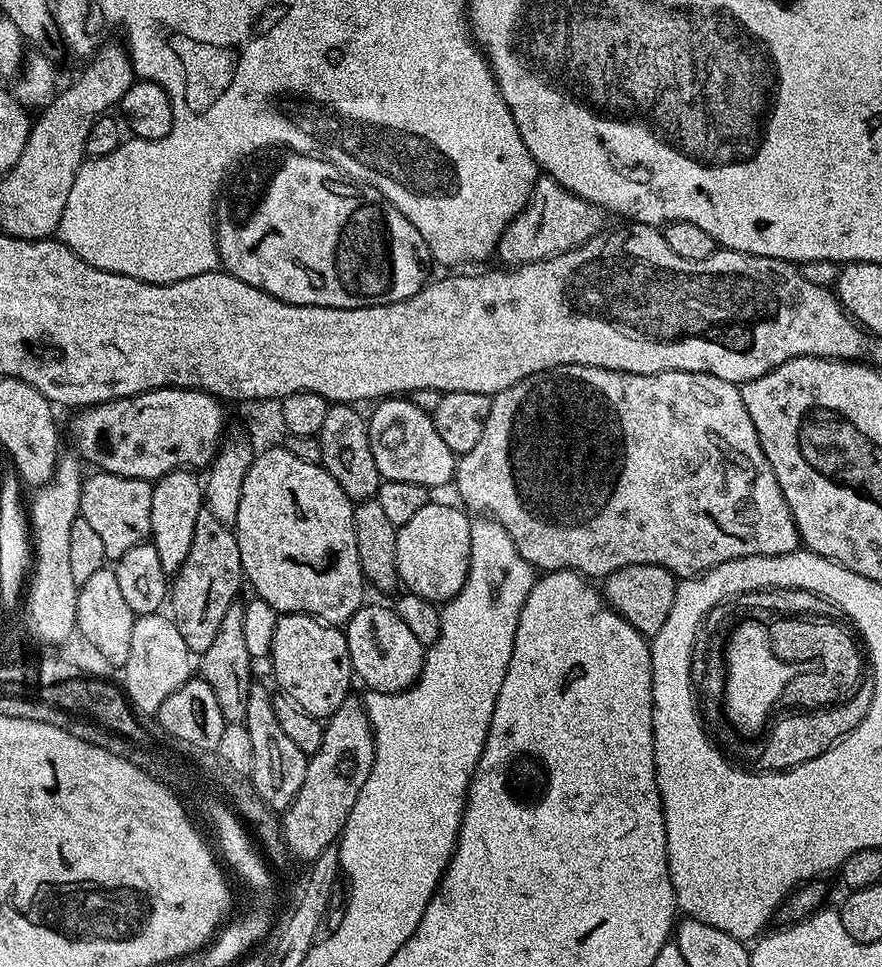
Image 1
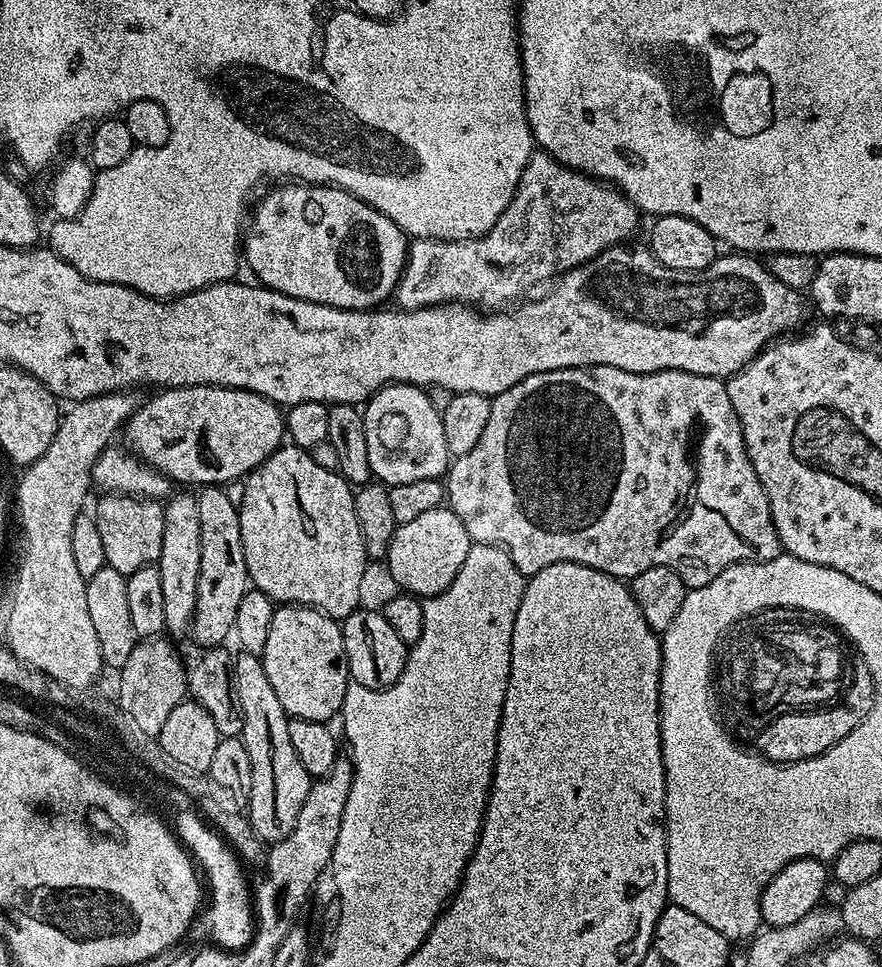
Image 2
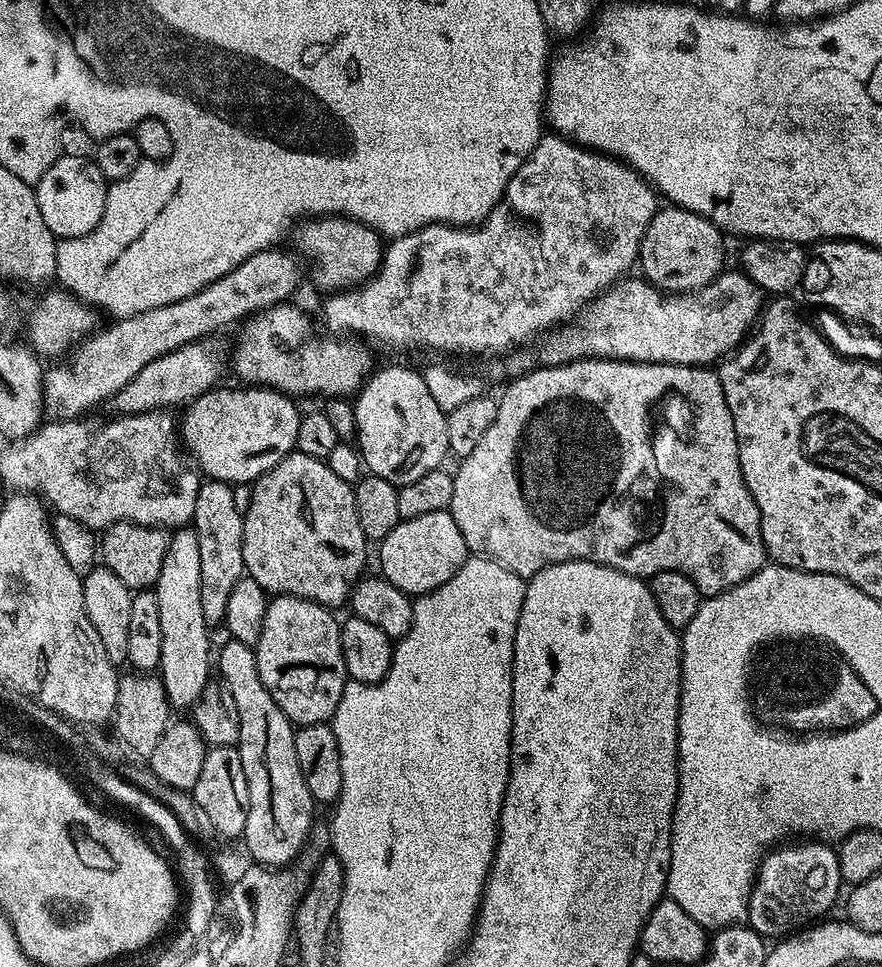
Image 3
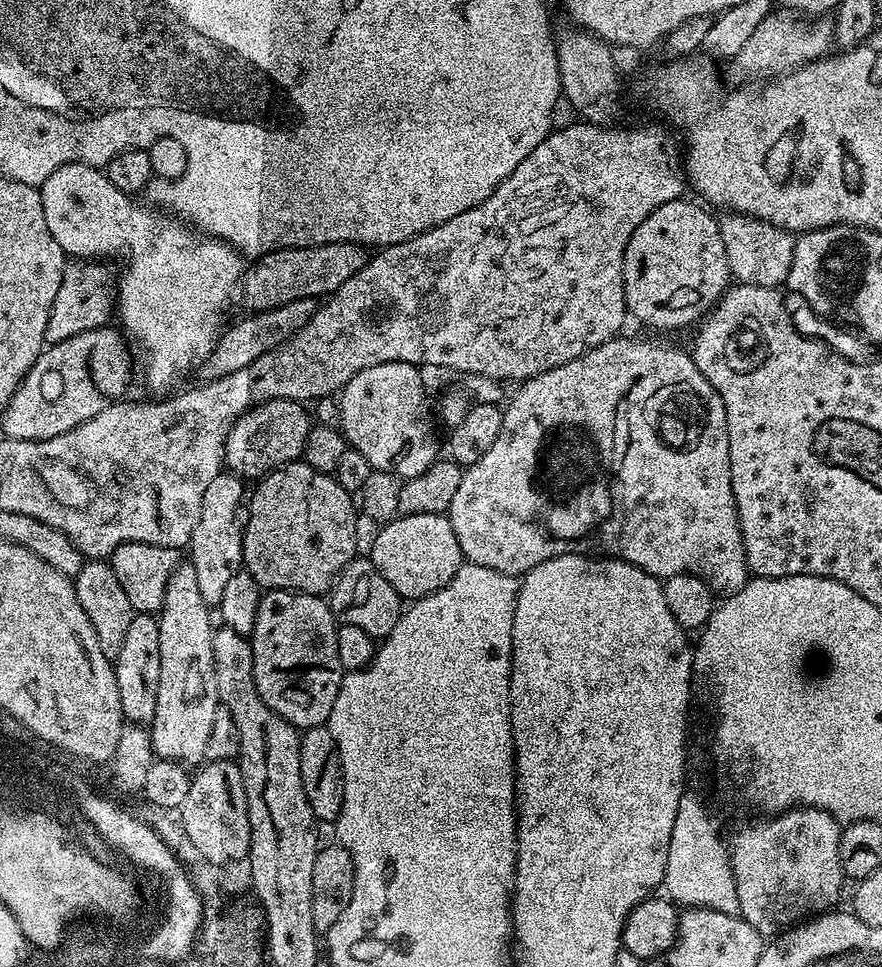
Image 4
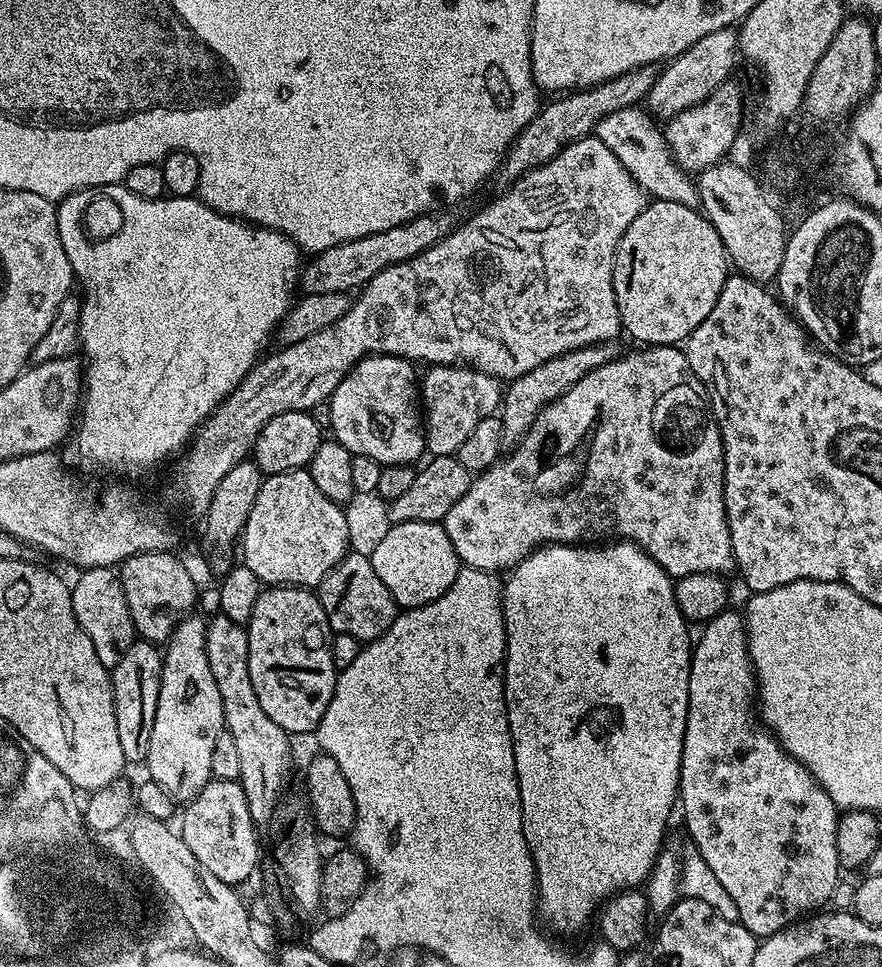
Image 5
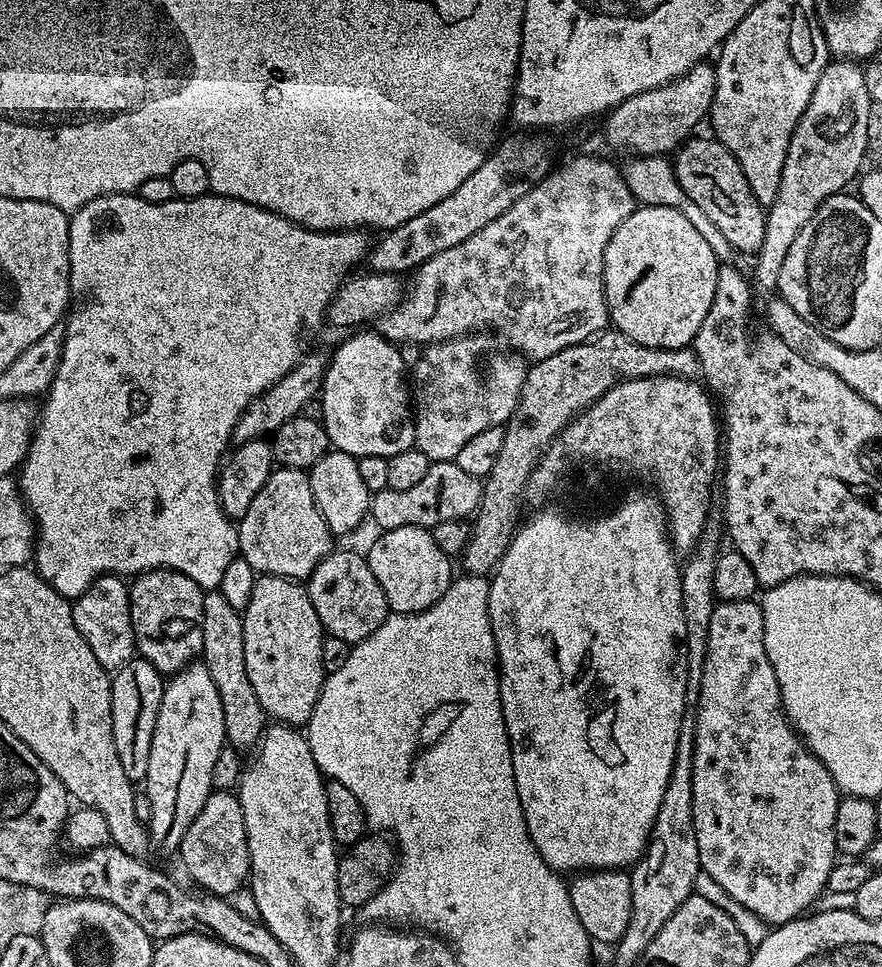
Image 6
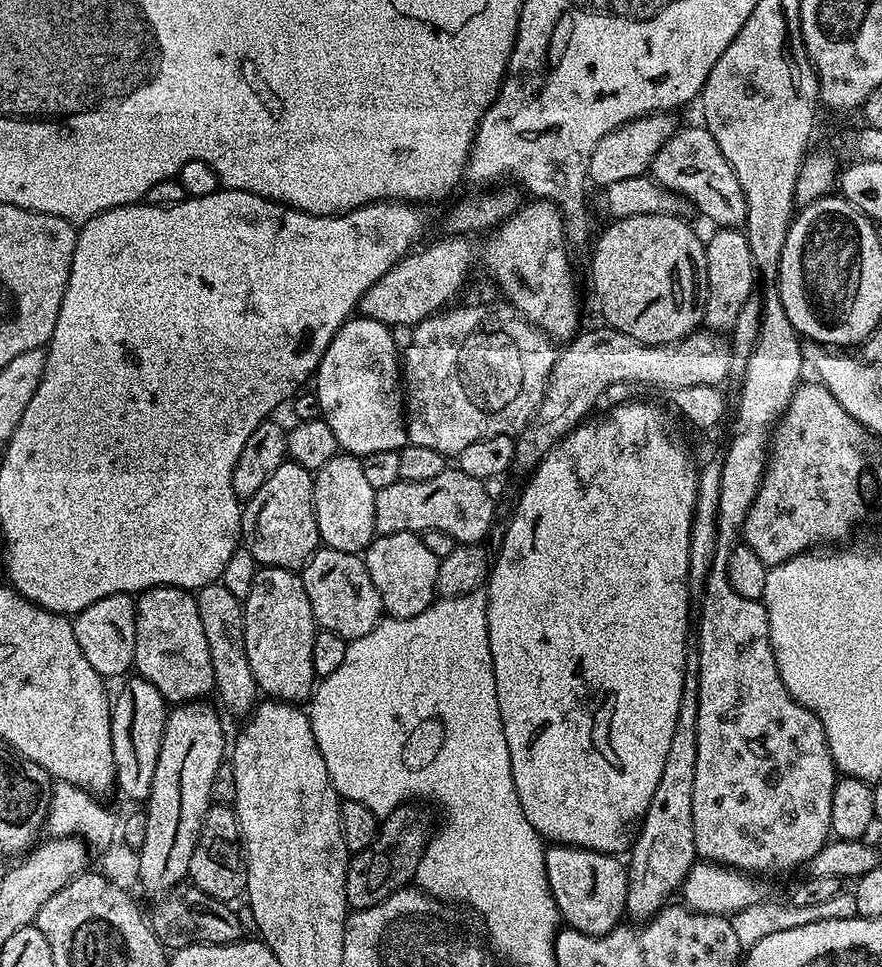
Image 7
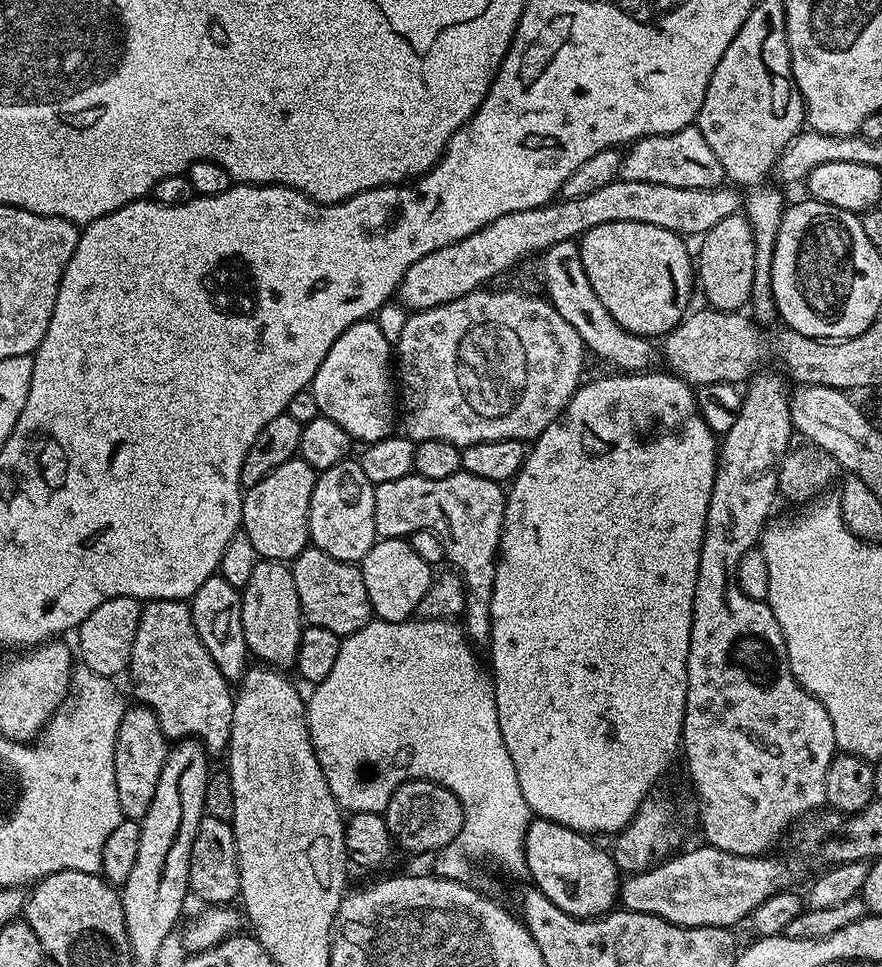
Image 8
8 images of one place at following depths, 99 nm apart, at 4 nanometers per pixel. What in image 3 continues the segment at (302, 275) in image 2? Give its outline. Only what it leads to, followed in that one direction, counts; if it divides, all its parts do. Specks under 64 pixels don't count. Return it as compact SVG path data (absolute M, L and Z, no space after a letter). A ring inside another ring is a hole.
M334 215L334 216L322 216L319 218L308 218L308 219L305 219L303 222L297 223L295 225L294 236L295 236L295 232L296 232L296 248L297 248L297 249L295 248L295 251L299 253L299 255L303 257L305 261L307 261L306 259L308 259L309 262L312 263L313 282L316 283L318 287L325 288L326 290L325 293L328 293L328 294L343 292L350 288L358 288L360 287L360 285L365 284L366 281L368 281L369 278L373 276L374 273L376 273L376 271L378 271L378 269L380 268L380 263L383 262L384 260L384 250L385 250L386 244L385 244L385 241L382 239L380 233L377 232L376 229L371 228L370 226L366 226L362 222L358 222L357 220L349 220L347 216Z

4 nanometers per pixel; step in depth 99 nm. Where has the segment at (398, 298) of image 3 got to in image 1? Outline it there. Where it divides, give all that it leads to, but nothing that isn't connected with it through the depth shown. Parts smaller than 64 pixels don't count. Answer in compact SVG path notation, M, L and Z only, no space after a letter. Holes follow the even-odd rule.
M537 175L536 183L532 185L532 193L526 202L526 206L506 226L500 243L497 244L495 255L500 256L501 265L519 266L533 264L539 260L546 260L549 256L557 256L585 244L591 236L597 235L605 227L606 213L596 204L586 202L580 196L576 196L570 190L562 187L553 176Z

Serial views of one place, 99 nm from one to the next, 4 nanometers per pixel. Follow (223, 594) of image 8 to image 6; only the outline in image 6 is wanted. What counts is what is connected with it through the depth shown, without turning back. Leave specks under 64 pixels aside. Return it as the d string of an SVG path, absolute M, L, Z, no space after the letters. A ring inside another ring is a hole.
M208 590L202 602L202 663L210 670L210 678L214 678L214 686L218 686L218 698L222 698L222 718L224 719L224 735L227 743L237 750L251 749L264 734L266 717L258 702L258 694L254 694L254 686L250 686L250 678L246 675L246 646L244 645L244 618L241 612L234 610L226 598L222 598L219 590Z

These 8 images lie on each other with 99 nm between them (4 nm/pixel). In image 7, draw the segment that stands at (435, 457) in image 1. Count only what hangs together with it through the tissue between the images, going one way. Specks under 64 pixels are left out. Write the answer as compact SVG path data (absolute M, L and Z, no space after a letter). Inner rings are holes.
M361 315L347 320L334 334L326 354L322 354L314 377L314 391L322 406L322 418L326 426L334 430L336 443L345 453L362 458L366 454L374 454L374 450L399 452L409 443L402 391L402 364L389 325Z

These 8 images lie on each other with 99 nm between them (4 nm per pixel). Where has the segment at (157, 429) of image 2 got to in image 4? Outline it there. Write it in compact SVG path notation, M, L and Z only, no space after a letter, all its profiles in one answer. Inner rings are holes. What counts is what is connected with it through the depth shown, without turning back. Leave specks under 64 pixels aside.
M271 400L244 412L232 424L224 443L227 467L241 478L263 478L275 468L295 464L304 455L306 434L310 427L310 412L298 400Z

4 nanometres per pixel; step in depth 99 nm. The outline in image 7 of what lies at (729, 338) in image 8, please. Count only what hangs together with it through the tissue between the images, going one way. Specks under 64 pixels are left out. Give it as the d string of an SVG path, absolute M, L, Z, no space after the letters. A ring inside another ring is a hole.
M607 326L592 328L589 332L583 332L581 331L571 337L563 345L562 351L557 355L552 367L552 373L538 410L533 414L528 425L520 431L520 435L515 437L516 449L512 463L515 470L524 472L523 474L535 472L536 467L543 462L546 453L552 451L552 447L563 436L569 436L576 427L589 419L590 413L593 411L591 408L615 384L645 384L648 388L668 388L668 390L690 386L717 387L722 385L724 379L729 379L732 371L732 350L729 341L725 337L723 340L720 337L723 335L712 330L697 330L689 336L683 336L681 340L675 340L669 344L643 344L626 334L622 334L617 328Z

